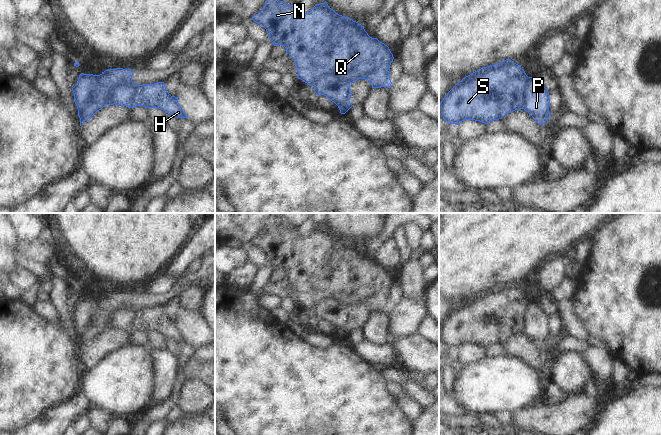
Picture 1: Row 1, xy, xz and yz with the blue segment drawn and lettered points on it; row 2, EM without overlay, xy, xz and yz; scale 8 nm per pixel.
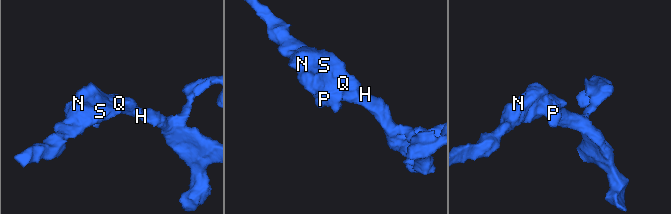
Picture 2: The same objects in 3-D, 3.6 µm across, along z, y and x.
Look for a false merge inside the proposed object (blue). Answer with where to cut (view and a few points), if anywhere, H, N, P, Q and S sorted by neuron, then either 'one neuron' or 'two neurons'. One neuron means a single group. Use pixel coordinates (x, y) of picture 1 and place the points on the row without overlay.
xy (101, 298), (98, 310), (91, 319), (87, 329), (78, 336) | H N Q S / P | two neurons

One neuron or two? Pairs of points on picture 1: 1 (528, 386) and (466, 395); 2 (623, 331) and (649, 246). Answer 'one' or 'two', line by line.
1: one
2: one

